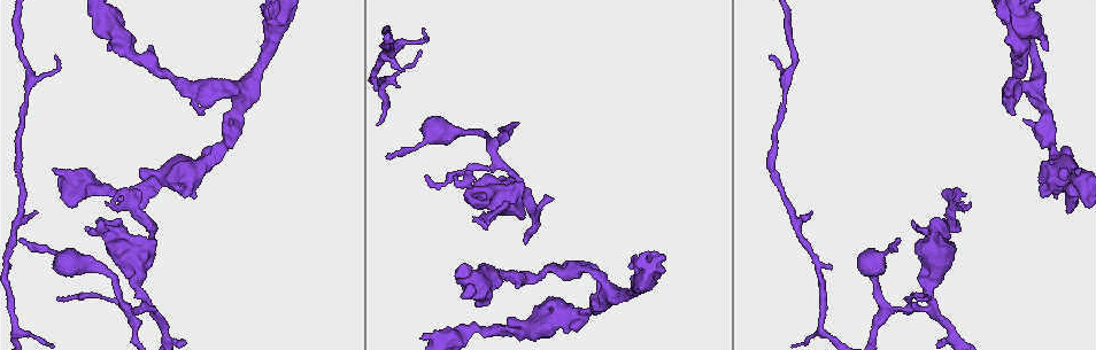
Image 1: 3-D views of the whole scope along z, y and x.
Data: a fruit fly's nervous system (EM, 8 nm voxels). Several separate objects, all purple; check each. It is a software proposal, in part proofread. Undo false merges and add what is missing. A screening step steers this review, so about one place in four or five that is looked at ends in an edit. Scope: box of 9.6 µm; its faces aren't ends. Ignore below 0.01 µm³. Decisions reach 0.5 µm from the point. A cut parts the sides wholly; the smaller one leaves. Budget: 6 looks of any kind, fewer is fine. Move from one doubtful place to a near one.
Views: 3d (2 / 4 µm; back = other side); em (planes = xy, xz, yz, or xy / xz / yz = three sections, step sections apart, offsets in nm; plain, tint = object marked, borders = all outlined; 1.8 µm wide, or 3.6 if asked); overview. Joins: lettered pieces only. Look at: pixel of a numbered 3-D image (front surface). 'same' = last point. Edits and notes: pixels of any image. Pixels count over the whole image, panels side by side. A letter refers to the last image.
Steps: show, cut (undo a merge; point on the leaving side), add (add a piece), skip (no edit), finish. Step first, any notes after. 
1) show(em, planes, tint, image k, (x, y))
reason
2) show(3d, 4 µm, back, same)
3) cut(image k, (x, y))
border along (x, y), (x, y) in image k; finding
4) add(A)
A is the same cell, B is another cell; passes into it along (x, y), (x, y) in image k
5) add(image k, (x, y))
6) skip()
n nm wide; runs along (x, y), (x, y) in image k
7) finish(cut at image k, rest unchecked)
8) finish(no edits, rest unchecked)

show(em, xz, step 4, borders, image 1, (35, 212))
tapers out

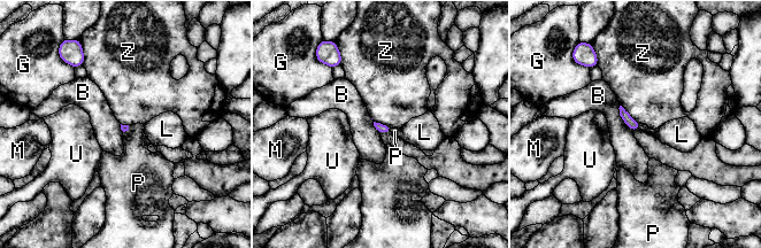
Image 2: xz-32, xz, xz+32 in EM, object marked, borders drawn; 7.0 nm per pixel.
skip()
B, G, L, M, P, U and Z are other cells; border along (620, 105), (620, 117), (633, 130) in image 2; none of them fits

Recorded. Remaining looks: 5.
show(3d, 4 µm, image 1, (507, 319))
an open end

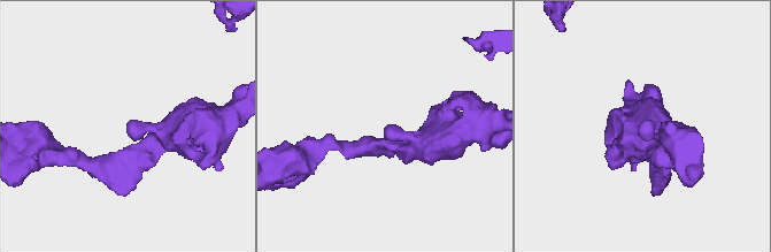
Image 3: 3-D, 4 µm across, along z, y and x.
show(em, planes, borders, image 3, (129, 125))
shape alone is not enough

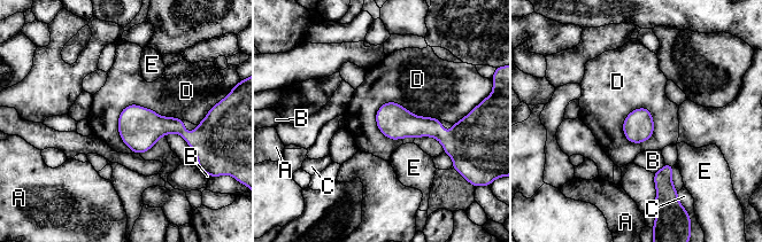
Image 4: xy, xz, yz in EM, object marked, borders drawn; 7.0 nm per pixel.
skip()
A, B, C, D and E are other cells; border along (375, 114), (398, 102), (439, 119) in image 4; no lettered piece goes on from it

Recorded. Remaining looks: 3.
show(3d, 4 µm, image 1, (1022, 118))
branch stops here

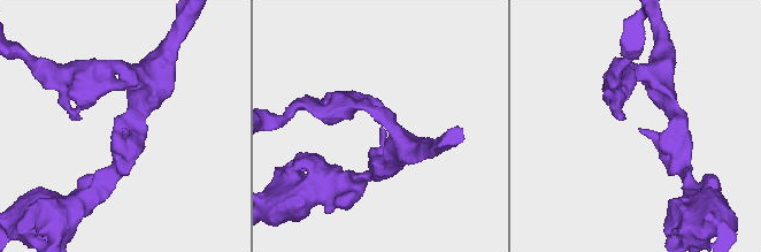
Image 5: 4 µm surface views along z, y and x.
show(em, xy, step 16, borders, image 5, (382, 128))
need the tissue

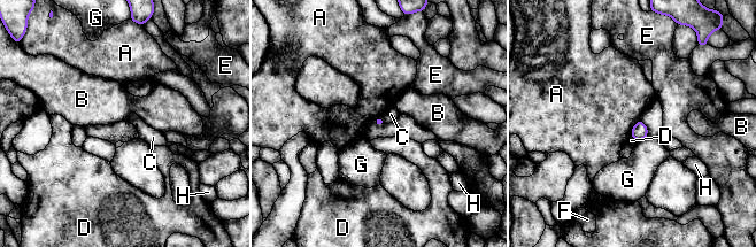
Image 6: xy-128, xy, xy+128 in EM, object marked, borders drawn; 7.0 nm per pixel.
skip()
A, B, C, D, E, F, G and H are other cells; border along (372, 121), (378, 125), (385, 124) in image 6; none of them fits

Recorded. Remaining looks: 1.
finish(no edits, rest unchecked)

